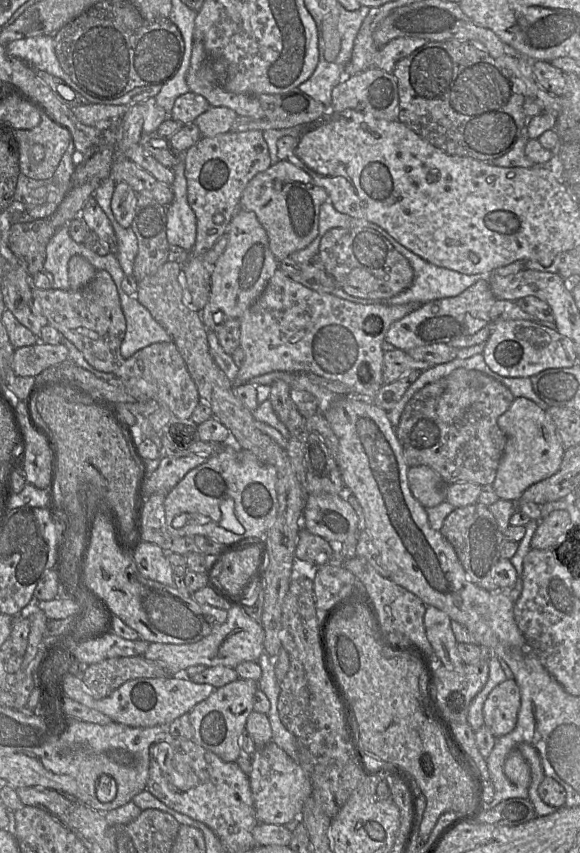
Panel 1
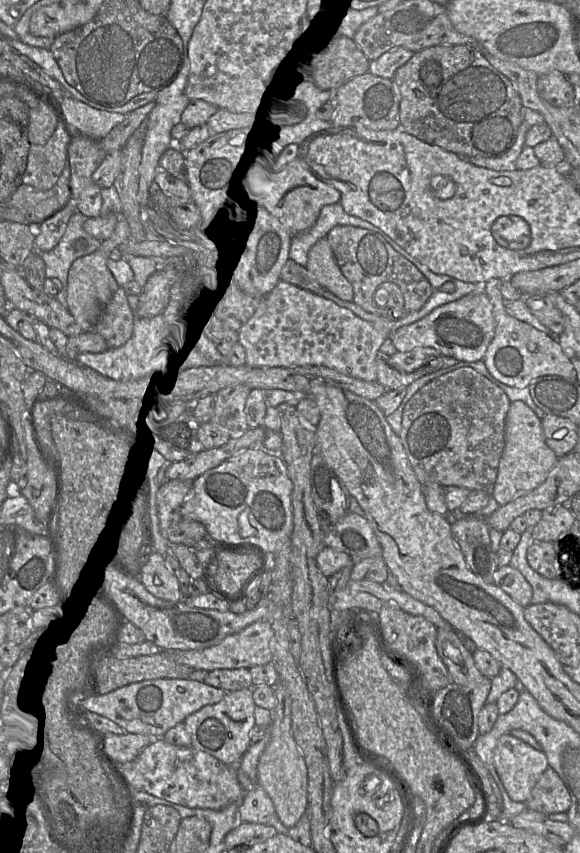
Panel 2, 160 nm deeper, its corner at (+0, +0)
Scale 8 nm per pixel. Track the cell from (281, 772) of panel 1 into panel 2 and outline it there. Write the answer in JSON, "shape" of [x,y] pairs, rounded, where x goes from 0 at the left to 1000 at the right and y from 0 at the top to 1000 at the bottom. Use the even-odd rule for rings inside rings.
{"shape":[[[438,919],[431,927],[421,930],[410,947],[412,964],[464,967],[471,957],[478,954],[467,936],[450,921]]]}

